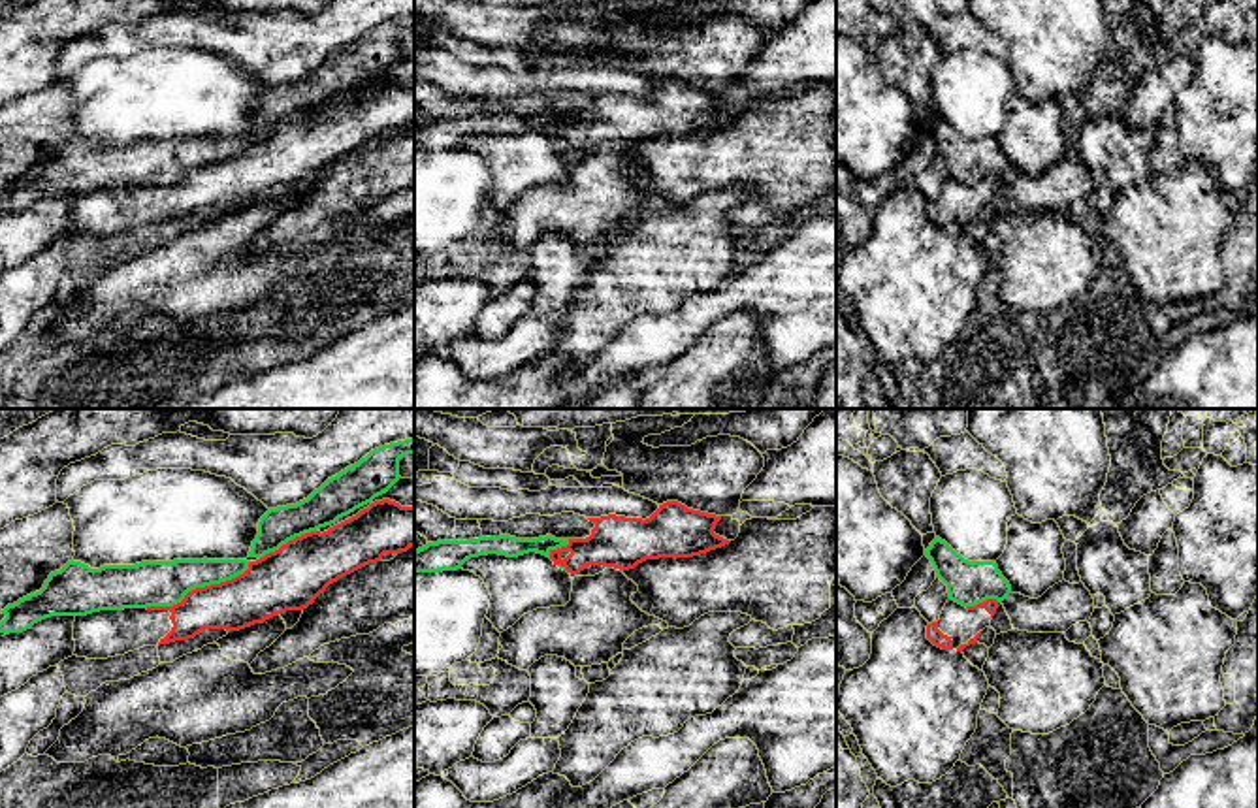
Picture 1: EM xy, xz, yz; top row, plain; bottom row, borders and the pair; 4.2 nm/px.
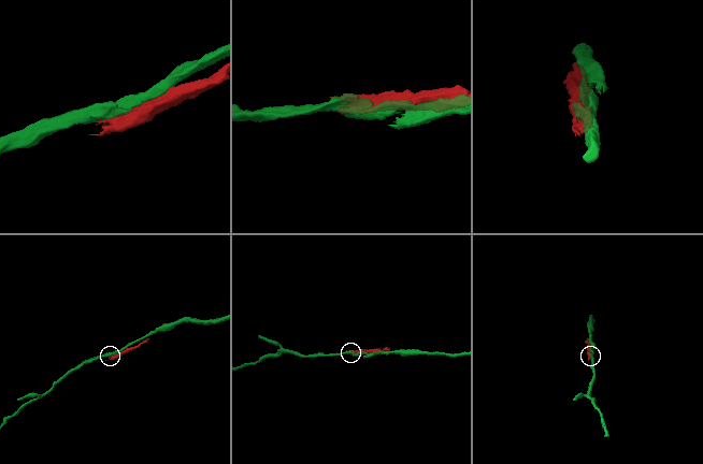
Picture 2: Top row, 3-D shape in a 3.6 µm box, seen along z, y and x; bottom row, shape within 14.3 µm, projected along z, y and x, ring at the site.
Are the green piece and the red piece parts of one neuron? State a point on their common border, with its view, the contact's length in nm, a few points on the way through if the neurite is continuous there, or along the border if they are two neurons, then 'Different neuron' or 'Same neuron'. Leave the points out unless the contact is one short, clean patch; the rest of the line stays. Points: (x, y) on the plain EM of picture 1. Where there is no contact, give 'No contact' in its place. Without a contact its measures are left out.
Touches green at xy (198, 164). Shared border 500 nm. Different neuron

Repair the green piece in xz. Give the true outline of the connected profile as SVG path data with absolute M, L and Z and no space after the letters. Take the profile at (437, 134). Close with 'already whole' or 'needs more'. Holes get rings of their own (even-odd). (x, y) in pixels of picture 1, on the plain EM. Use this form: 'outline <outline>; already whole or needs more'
outline M499 113L469 119L437 119L414 128L414 151L458 149L467 137L488 132L518 136L529 130L537 130L550 136L552 128L567 122L569 117L556 117L552 113L539 117Z; already whole

